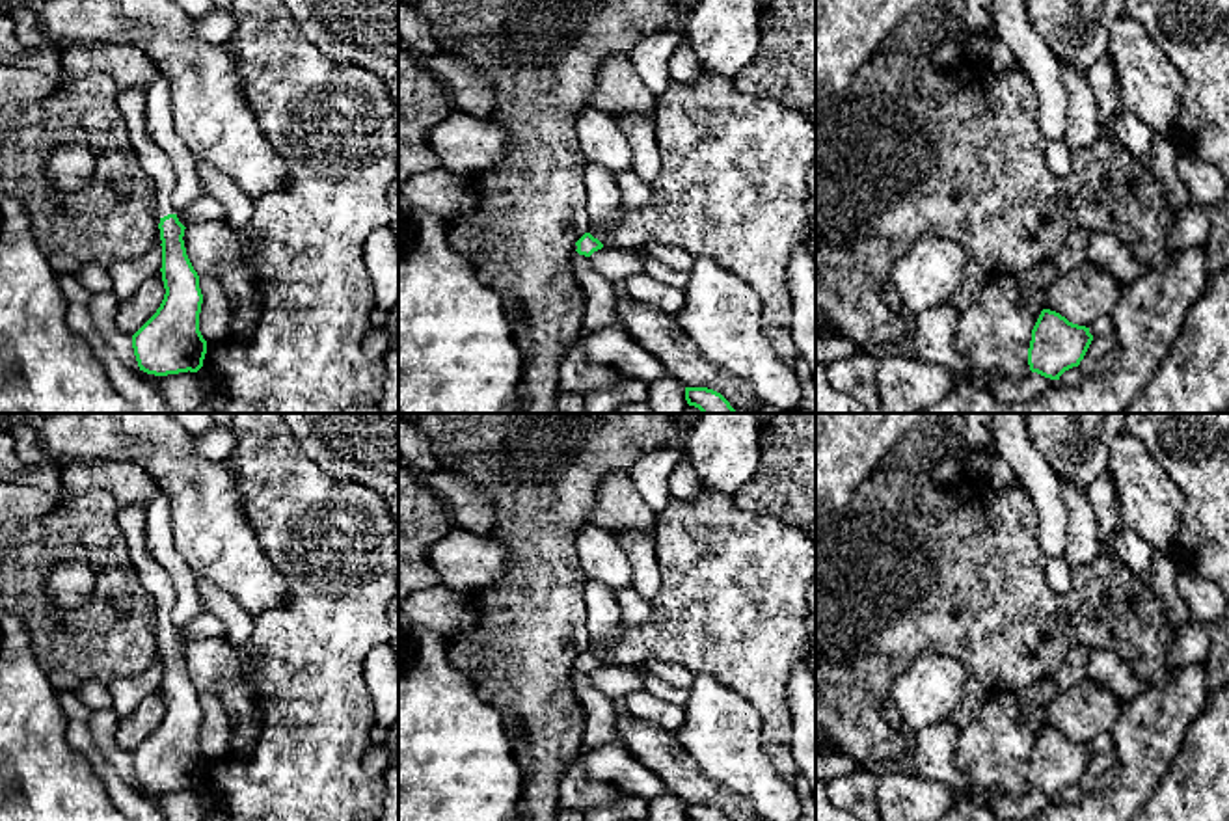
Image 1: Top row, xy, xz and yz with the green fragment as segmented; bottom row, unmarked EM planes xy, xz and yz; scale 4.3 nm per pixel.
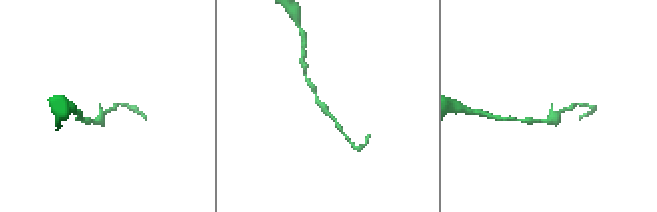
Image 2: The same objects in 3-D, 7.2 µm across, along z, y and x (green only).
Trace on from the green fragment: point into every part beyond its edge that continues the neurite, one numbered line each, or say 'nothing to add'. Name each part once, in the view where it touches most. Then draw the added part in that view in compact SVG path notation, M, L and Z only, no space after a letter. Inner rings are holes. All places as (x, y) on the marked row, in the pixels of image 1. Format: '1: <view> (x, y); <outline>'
1: xy (155, 162); M117 89L115 93L117 108L121 110L130 143L138 155L143 171L156 184L156 222L168 214L177 214L177 205L173 203L173 192L177 186L175 169L168 155L155 143L145 127L145 102L147 95L143 89Z

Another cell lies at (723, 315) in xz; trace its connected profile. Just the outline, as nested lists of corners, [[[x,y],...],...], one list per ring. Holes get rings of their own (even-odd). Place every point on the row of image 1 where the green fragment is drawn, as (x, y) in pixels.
[[[704,255],[695,257],[683,307],[672,318],[711,365],[750,384],[763,404],[797,411],[803,400],[795,369],[786,365],[763,333],[758,294]]]

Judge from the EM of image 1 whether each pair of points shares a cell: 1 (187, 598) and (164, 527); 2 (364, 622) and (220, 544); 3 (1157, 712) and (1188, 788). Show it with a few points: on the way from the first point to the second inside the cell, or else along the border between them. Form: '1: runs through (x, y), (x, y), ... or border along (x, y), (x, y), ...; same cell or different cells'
1: runs through (183, 581), (164, 553), (164, 544); same cell
2: border along (259, 544), (287, 585), (287, 600), (259, 615); different cells
3: border along (1196, 717), (1183, 747), (1151, 794); different cells

